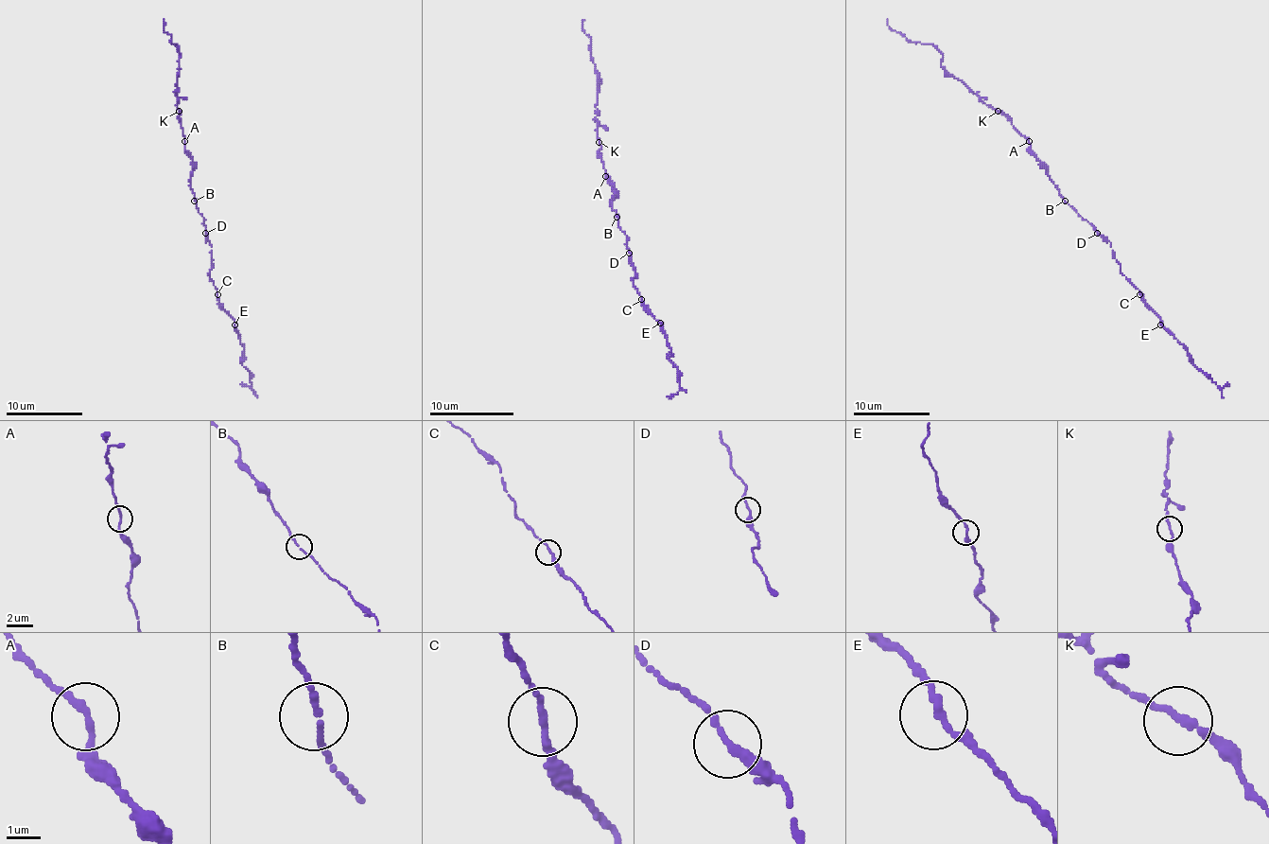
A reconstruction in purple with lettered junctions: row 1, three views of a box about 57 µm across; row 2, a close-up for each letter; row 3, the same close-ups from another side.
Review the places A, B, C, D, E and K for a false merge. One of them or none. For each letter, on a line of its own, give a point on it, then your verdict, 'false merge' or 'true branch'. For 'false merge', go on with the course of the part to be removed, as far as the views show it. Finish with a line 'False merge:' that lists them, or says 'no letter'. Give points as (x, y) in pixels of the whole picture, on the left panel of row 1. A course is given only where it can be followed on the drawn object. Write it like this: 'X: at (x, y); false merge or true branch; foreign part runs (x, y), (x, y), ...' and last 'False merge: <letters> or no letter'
A: at (184, 141); true branch
B: at (194, 201); true branch
C: at (217, 294); true branch
D: at (205, 233); true branch
E: at (234, 325); true branch
K: at (179, 111); true branch
False merge: no letter

